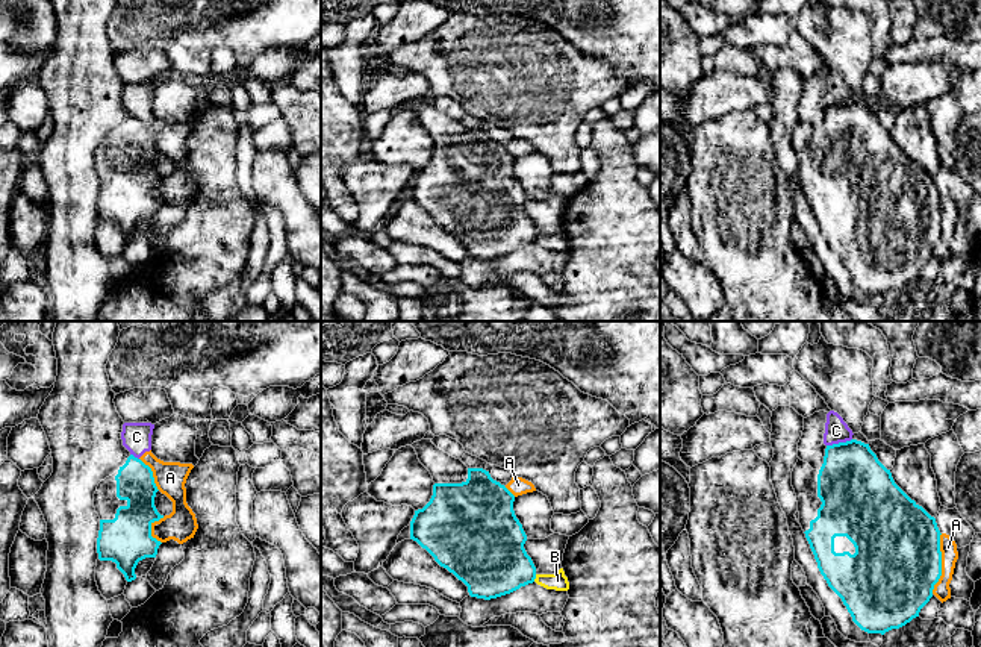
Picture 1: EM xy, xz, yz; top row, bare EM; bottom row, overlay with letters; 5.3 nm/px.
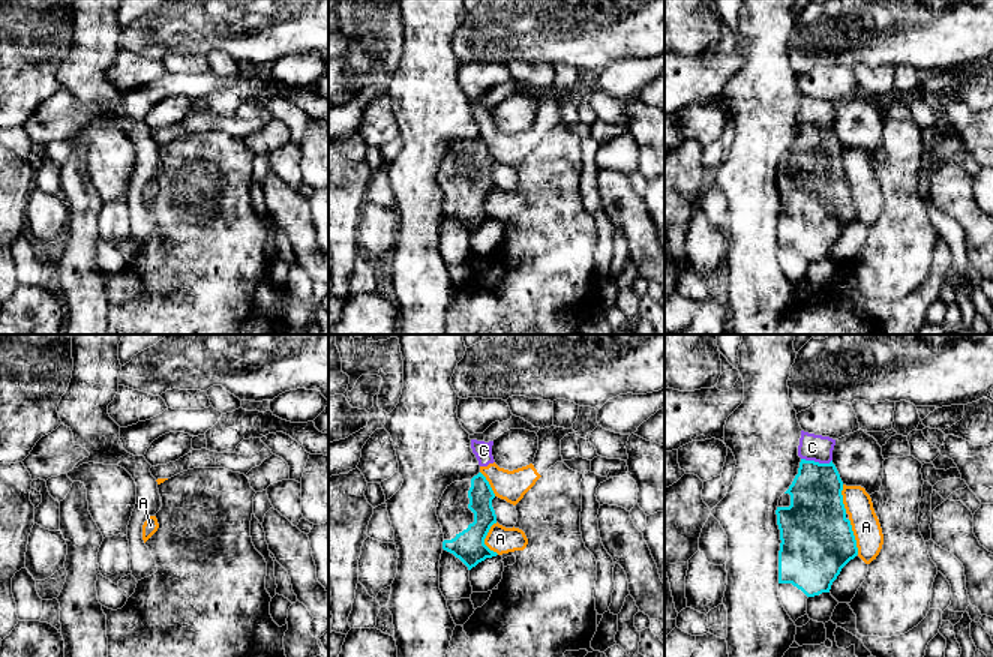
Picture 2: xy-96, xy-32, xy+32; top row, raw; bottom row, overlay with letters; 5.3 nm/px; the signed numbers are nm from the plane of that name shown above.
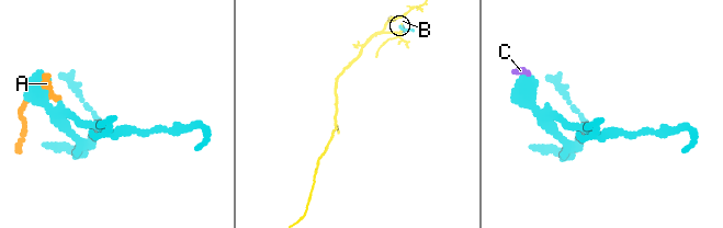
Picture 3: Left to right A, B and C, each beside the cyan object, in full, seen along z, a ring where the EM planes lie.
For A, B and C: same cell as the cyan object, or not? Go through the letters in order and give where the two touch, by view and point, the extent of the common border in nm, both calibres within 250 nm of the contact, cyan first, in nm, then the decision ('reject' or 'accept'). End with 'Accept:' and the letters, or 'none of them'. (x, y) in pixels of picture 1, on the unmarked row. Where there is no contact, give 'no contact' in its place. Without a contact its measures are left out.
A: yz (940, 225) | 320 nm | 460/90 nm | reject
B: xz (535, 238) | 40 nm | 380/90 nm | reject
C: yz (839, 103) | 140 nm | 380/130 nm | reject
Accept: none of them

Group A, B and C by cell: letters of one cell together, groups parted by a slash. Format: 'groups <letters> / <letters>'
groups A C / B

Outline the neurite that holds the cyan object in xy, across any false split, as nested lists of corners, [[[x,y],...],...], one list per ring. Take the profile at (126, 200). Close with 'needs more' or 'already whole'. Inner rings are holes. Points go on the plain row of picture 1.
[[[130,115],[94,155],[100,177],[98,220],[115,223],[127,242],[136,239],[138,223],[156,218],[162,205],[151,197],[151,185],[164,179],[154,167],[157,152],[151,129]]]; needs more

